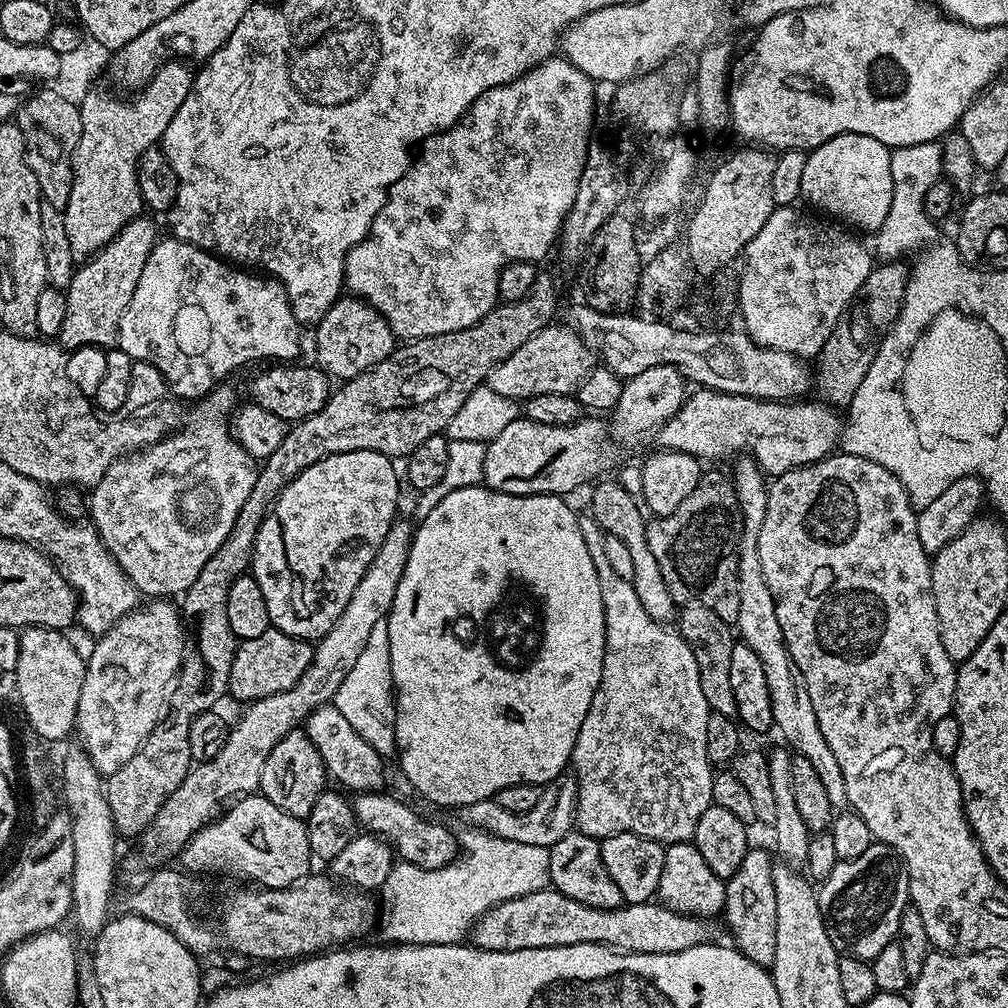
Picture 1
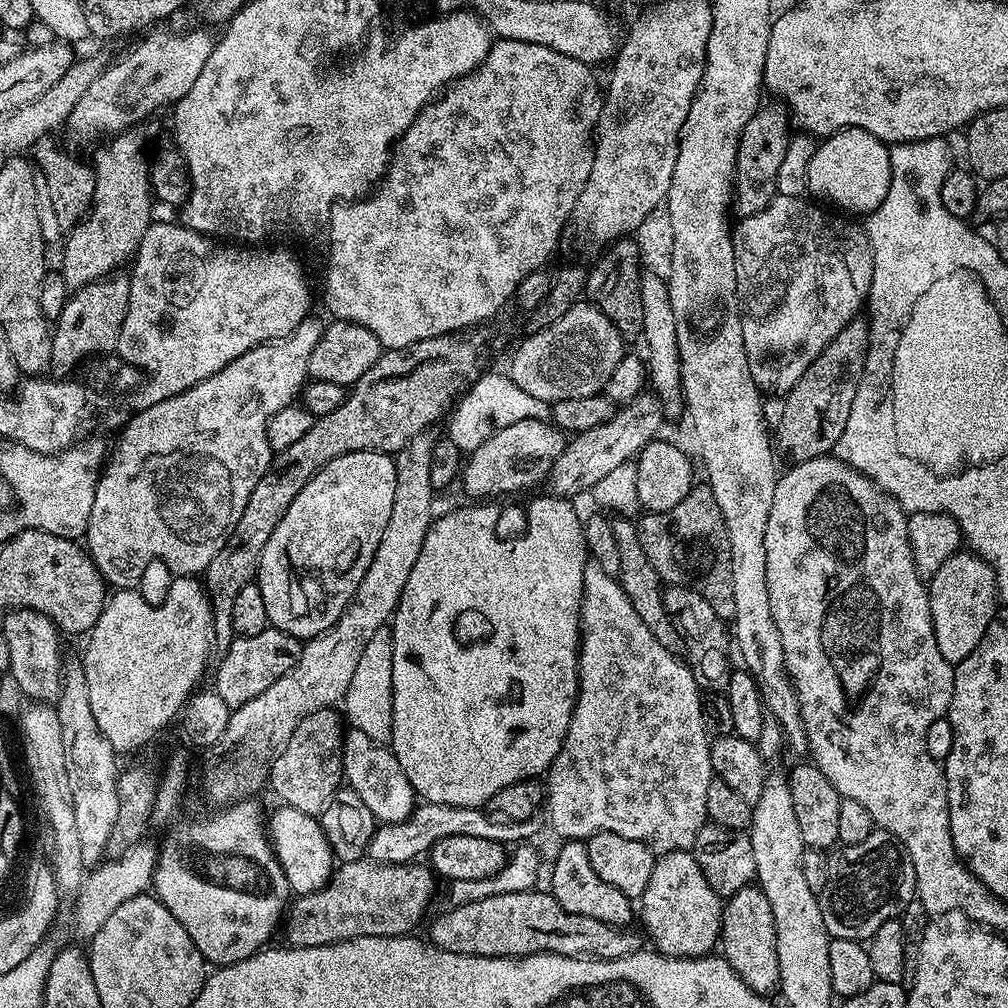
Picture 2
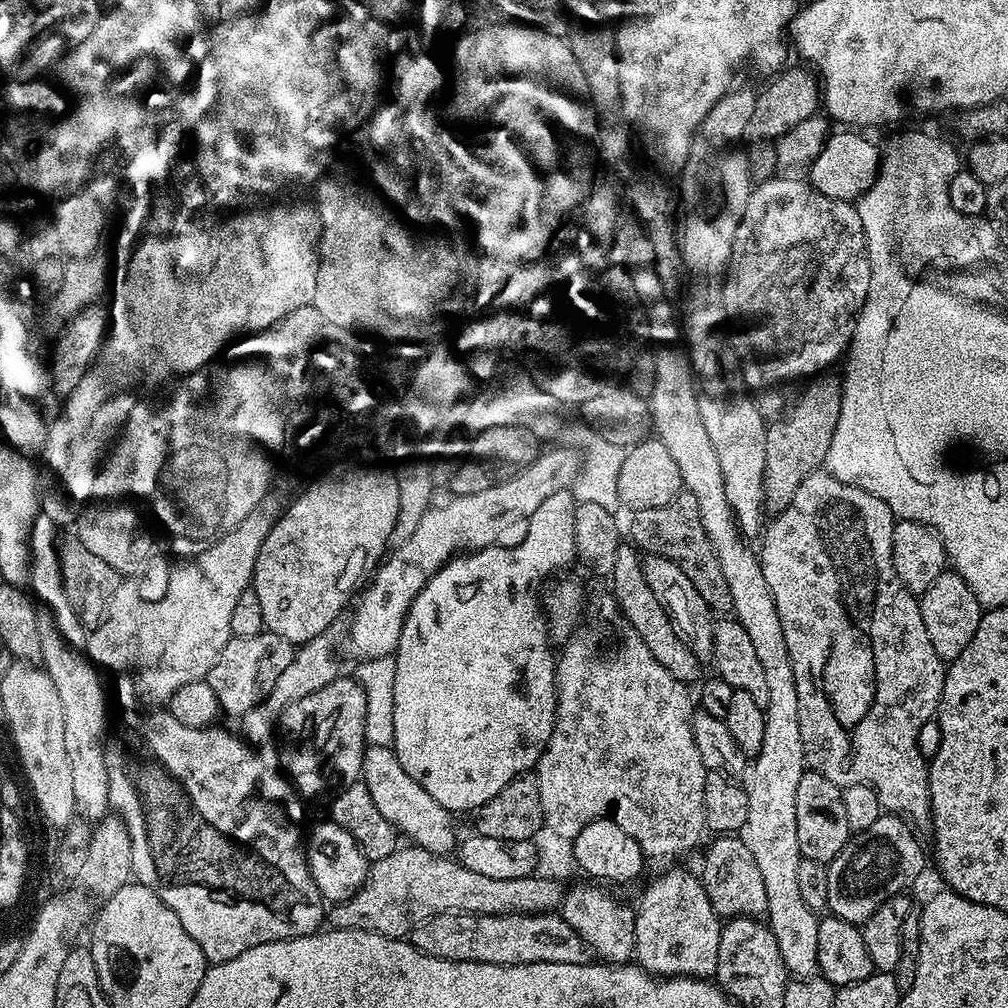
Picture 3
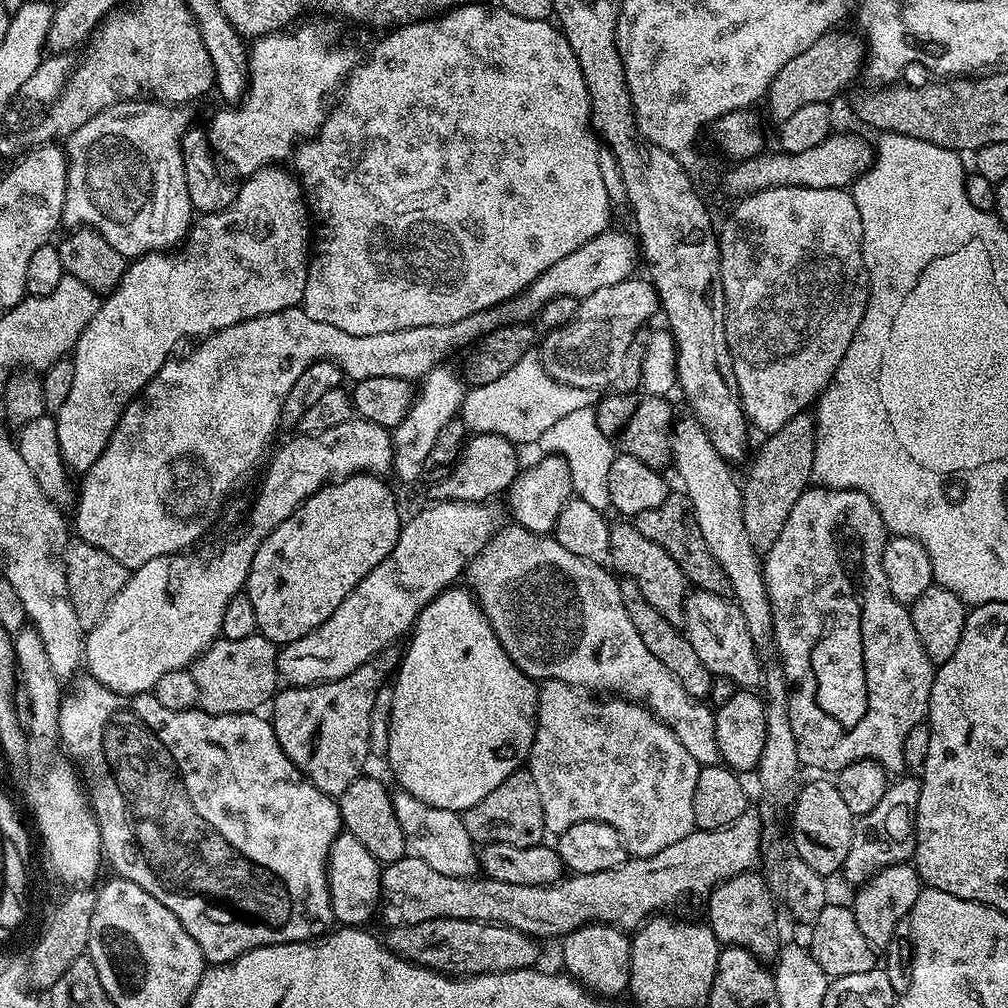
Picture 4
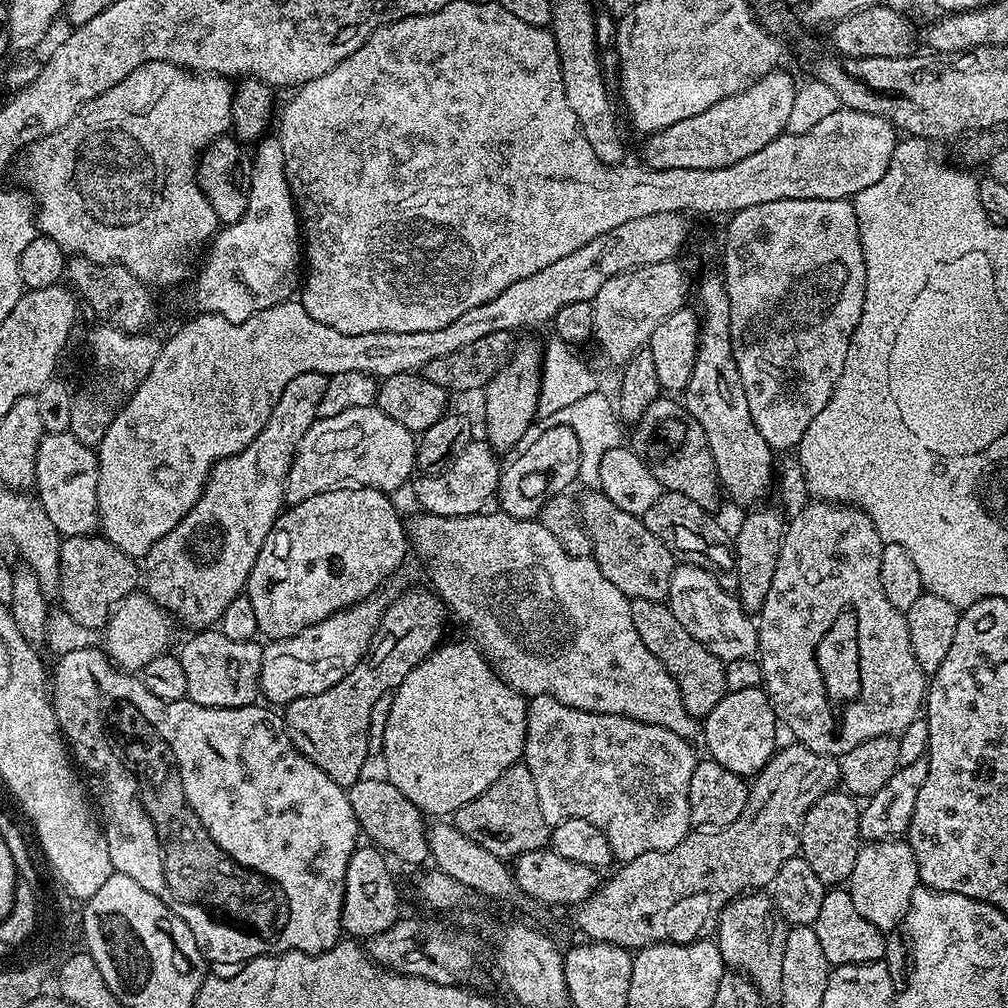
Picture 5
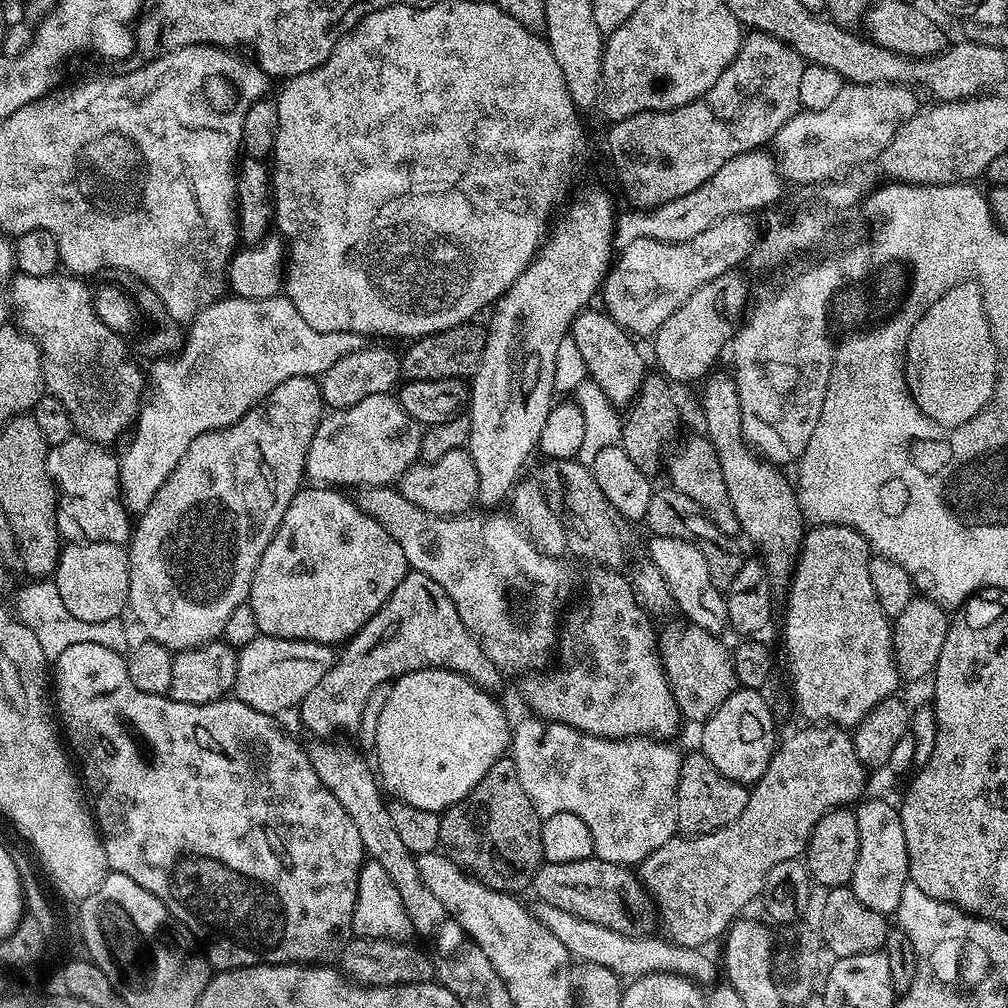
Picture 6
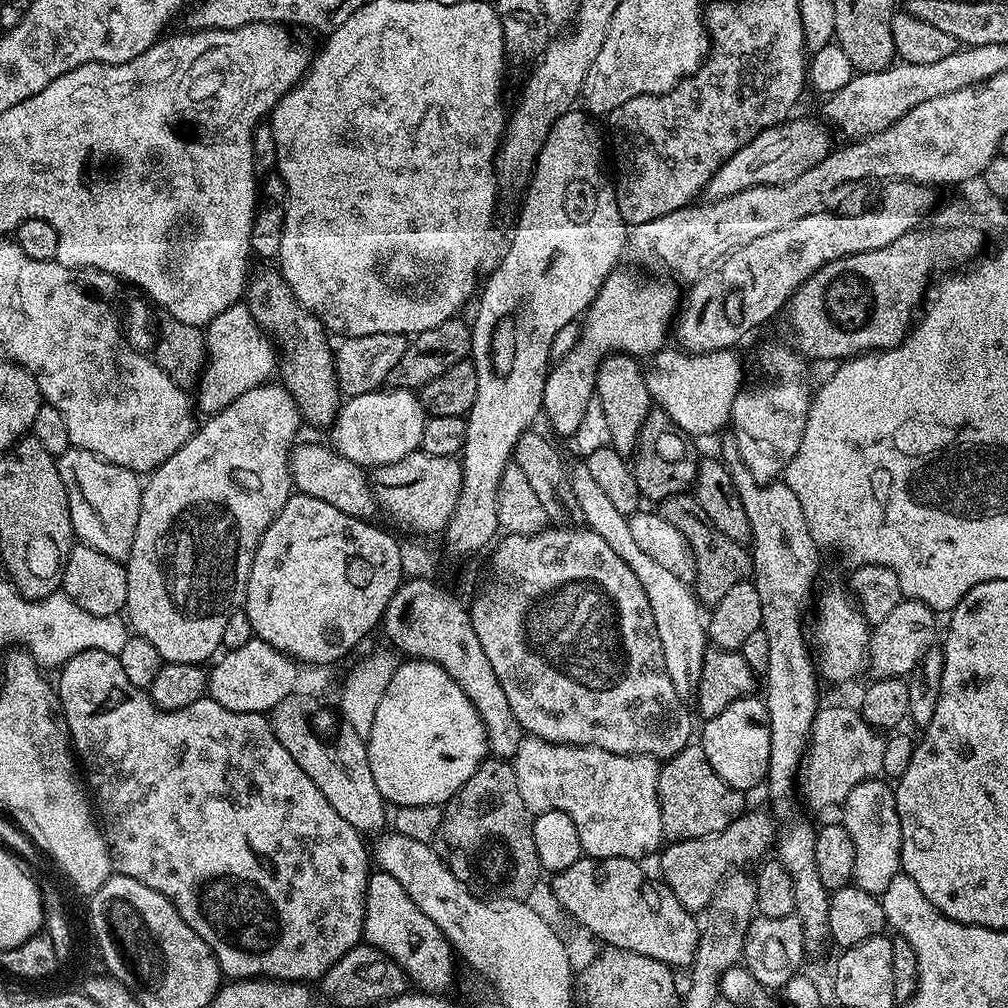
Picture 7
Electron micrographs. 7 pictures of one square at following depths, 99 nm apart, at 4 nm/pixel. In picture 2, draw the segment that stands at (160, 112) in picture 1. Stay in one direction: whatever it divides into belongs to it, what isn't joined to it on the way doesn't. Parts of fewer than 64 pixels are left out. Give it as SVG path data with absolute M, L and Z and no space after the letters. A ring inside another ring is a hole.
M137 126L127 132L117 132L108 140L90 159L91 170L96 175L94 178L94 194L92 207L87 216L67 233L68 241L64 244L64 265L59 265L58 270L66 278L69 290L85 288L96 280L103 280L129 263L135 257L142 234L146 234L148 227L154 223L152 216L152 181L148 179L149 161L144 160L144 143L148 140L147 127Z

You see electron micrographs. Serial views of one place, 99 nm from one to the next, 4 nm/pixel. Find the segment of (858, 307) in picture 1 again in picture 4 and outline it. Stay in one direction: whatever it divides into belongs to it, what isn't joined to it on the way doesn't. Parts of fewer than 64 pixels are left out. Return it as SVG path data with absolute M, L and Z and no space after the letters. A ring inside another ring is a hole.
M811 411L798 414L782 426L782 430L765 435L764 445L751 457L752 469L748 472L748 477L742 480L742 522L746 530L746 538L750 538L752 545L756 547L757 553L767 554L770 546L782 534L782 526L786 518L790 518L790 510L794 510L794 502L803 492L809 488L812 480L812 466L814 464L814 446L816 445L816 417Z

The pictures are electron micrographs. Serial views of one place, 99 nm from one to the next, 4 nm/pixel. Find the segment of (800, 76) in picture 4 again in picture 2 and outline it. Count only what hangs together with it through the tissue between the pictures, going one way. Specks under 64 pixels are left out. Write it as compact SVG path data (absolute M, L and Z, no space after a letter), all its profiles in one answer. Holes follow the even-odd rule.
M765 103L746 122L740 135L740 145L734 166L732 179L732 203L737 217L743 218L750 214L758 214L758 210L766 207L777 196L776 179L778 169L782 167L782 158L786 158L786 146L790 139L790 113L783 103Z

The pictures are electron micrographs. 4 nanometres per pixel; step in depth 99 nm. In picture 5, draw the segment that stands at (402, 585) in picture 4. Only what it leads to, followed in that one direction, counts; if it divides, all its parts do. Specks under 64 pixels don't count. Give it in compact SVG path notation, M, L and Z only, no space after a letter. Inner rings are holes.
M373 594L290 638L271 641L262 654L260 692L263 699L272 706L286 706L298 698L322 694L334 682L342 682L344 675L368 652L389 603L389 597L384 594Z

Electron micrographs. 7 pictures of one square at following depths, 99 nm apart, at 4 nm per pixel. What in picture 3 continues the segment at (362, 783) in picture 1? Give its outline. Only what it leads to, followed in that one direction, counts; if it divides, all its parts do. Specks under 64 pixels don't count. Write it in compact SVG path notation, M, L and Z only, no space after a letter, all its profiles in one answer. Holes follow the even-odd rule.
M365 747L361 781L369 790L374 806L396 828L397 833L406 834L417 847L438 855L449 855L450 850L455 849L456 837L448 822L448 810L435 802L414 778L410 778L391 747Z

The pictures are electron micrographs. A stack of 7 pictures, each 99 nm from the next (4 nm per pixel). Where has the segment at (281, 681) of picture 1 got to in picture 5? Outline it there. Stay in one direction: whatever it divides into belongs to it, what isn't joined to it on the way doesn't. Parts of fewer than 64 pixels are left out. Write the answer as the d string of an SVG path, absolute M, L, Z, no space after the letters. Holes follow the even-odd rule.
M200 630L178 649L186 674L187 699L207 708L241 708L257 703L264 648L256 640L226 638L219 630Z

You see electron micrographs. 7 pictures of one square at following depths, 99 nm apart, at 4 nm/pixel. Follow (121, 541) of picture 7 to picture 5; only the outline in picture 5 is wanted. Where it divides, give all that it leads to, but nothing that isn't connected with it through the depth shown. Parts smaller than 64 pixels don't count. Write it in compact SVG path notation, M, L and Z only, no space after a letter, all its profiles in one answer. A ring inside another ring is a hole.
M69 431L49 432L40 439L34 492L41 510L46 512L47 518L52 521L61 537L90 536L100 528L99 466L100 457L94 449L78 442L78 438L74 438Z

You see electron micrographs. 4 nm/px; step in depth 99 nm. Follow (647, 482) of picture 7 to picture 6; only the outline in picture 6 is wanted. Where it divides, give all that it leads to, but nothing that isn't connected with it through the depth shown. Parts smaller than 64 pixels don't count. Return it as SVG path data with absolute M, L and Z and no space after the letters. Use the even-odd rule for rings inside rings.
M649 371L645 375L640 393L635 400L628 405L622 416L620 425L620 447L634 458L638 470L649 474L661 471L662 457L665 455L664 447L668 444L668 439L676 432L676 427L680 424L680 416L676 413L676 400L672 397L673 385L667 376L659 371ZM664 452L664 453L663 453ZM660 455L661 460L660 460Z

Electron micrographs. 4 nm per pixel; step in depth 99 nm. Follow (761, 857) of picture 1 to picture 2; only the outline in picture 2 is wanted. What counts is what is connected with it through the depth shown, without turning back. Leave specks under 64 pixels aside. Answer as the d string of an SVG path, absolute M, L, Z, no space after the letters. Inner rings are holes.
M749 886L727 897L720 914L719 947L727 960L750 990L761 994L772 994L780 987L778 970L778 946L774 930L774 910L766 902L766 894L759 886Z

